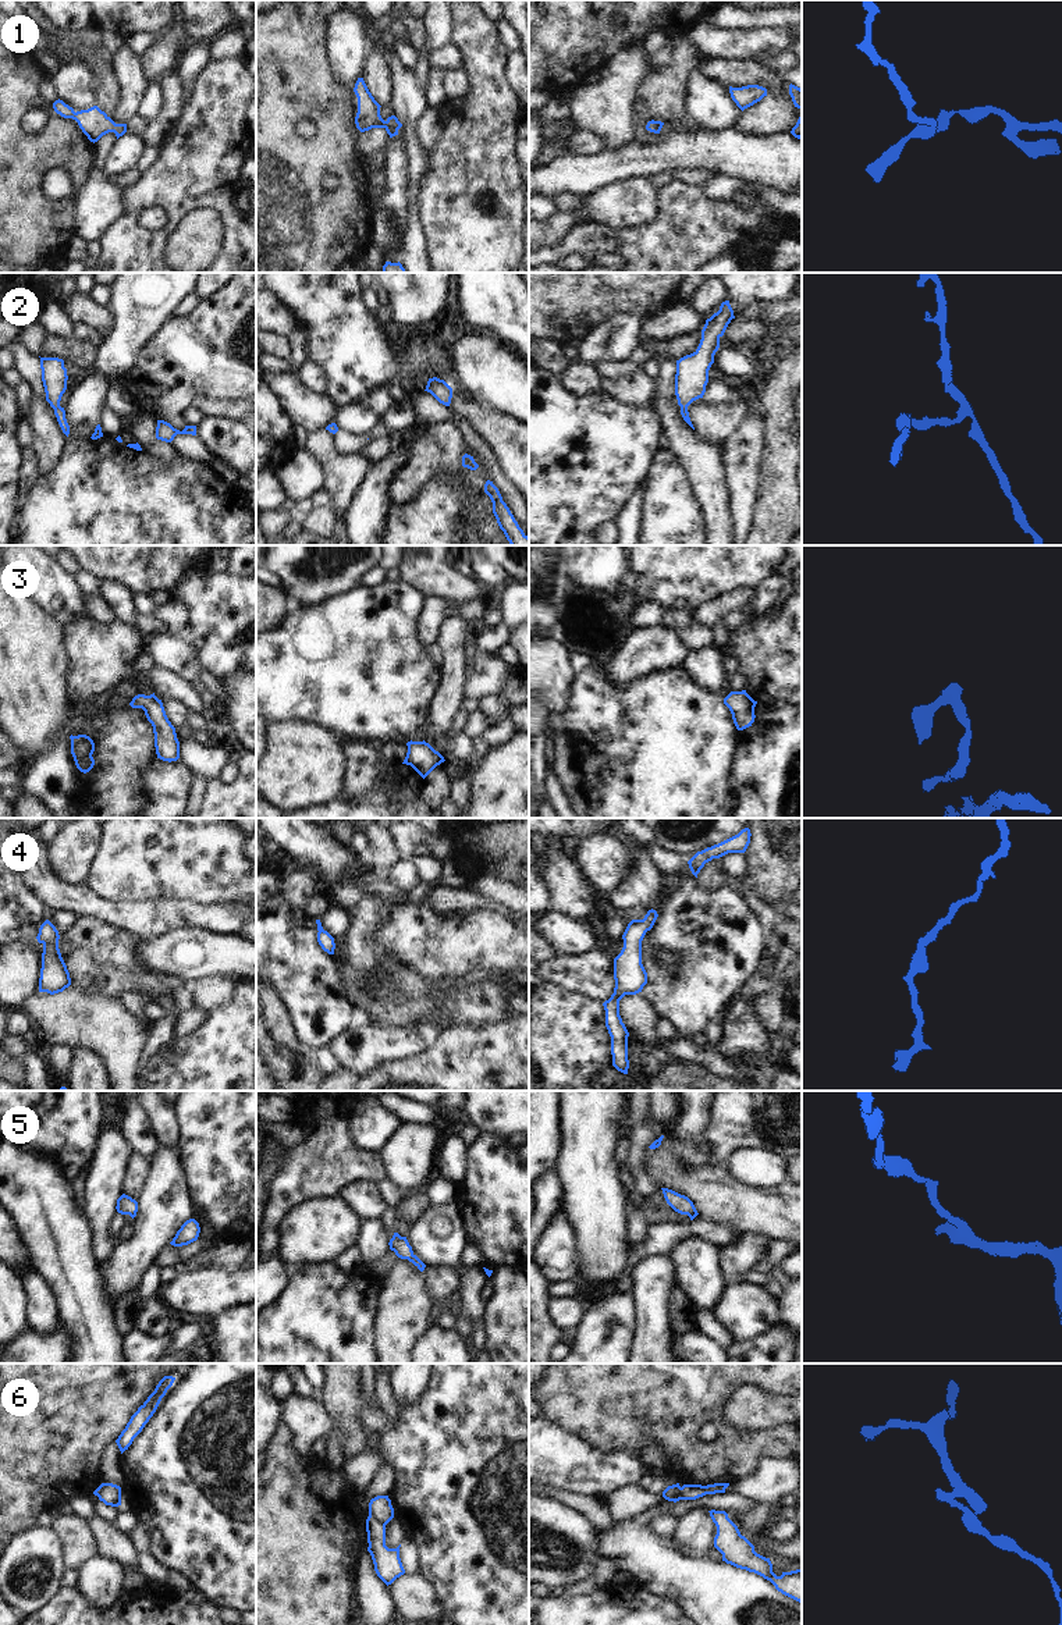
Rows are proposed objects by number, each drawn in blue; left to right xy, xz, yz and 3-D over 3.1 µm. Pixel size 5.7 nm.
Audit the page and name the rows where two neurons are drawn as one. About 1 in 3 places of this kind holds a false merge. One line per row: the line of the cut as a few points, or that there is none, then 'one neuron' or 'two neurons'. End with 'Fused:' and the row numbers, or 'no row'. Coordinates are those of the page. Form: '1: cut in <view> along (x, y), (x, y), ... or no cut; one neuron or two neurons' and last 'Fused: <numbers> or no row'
1: no cut; one neuron
2: no cut; one neuron
3: no cut; one neuron
4: no cut; one neuron
5: no cut; one neuron
6: cut in xz along (369, 1513), (384, 1526); two neurons
Fused: 6

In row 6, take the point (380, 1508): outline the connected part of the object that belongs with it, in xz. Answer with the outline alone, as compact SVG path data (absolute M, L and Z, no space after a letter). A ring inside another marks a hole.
M377 1496L369 1503L369 1514L384 1526L394 1518L394 1508L388 1496Z

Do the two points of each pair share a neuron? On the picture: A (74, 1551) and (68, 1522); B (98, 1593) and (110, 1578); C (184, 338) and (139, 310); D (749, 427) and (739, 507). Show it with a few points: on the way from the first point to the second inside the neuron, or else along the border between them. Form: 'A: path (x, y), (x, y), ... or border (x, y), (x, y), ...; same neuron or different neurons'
A: path (74, 1545), (74, 1533), (70, 1529); same neuron
B: path (100, 1589), (106, 1582); same neuron
C: border (173, 313), (139, 348); different neurons
D: path (748, 447), (743, 487); same neuron

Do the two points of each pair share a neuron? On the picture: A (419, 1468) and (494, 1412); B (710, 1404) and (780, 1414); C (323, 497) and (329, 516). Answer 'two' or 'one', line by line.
A: one
B: two
C: two

